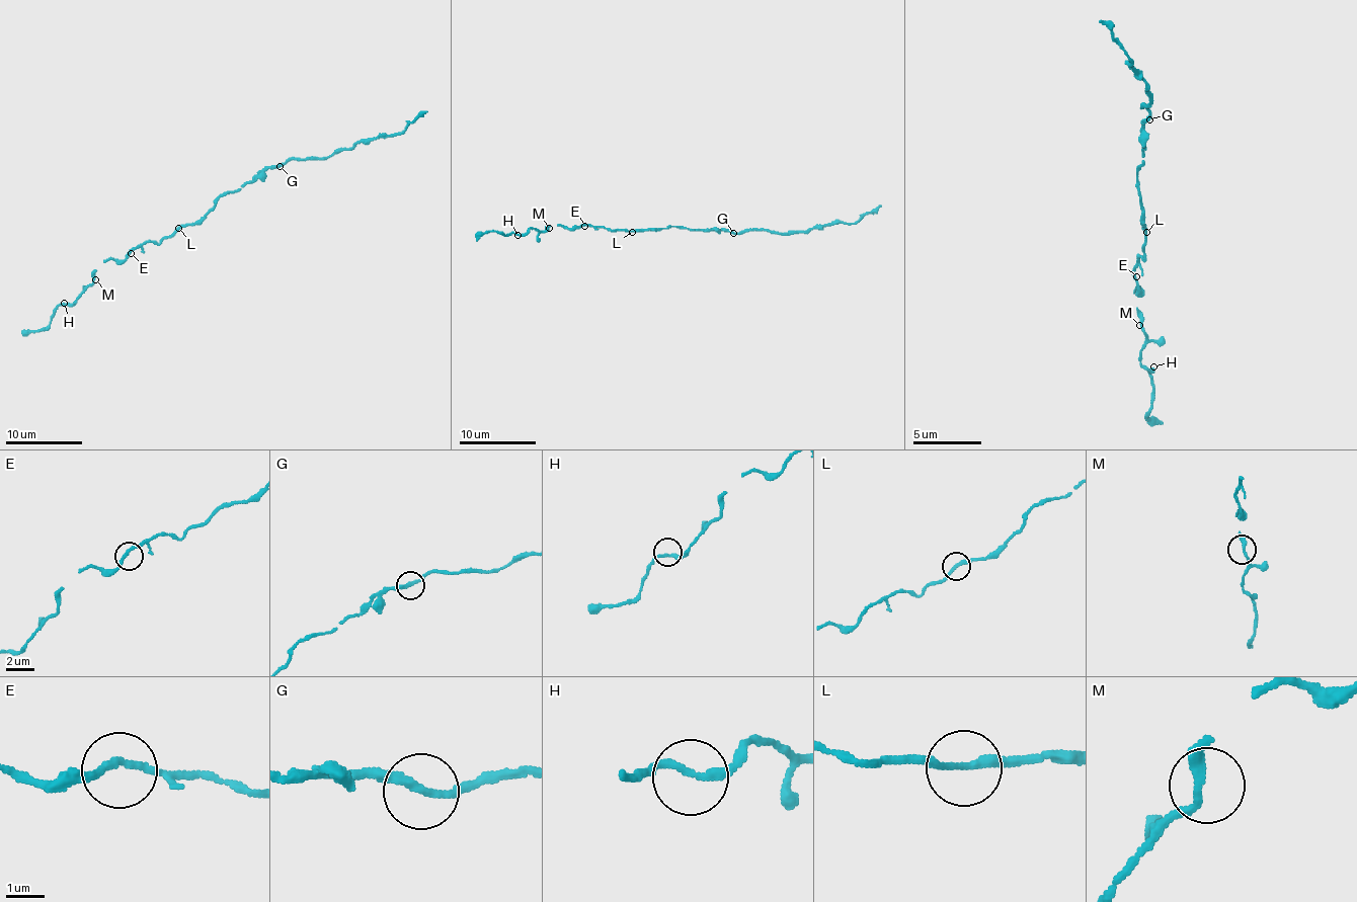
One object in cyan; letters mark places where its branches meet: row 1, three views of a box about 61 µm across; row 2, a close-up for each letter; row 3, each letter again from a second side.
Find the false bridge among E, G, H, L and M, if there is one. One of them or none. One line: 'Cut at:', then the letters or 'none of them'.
Cut at: none of them

